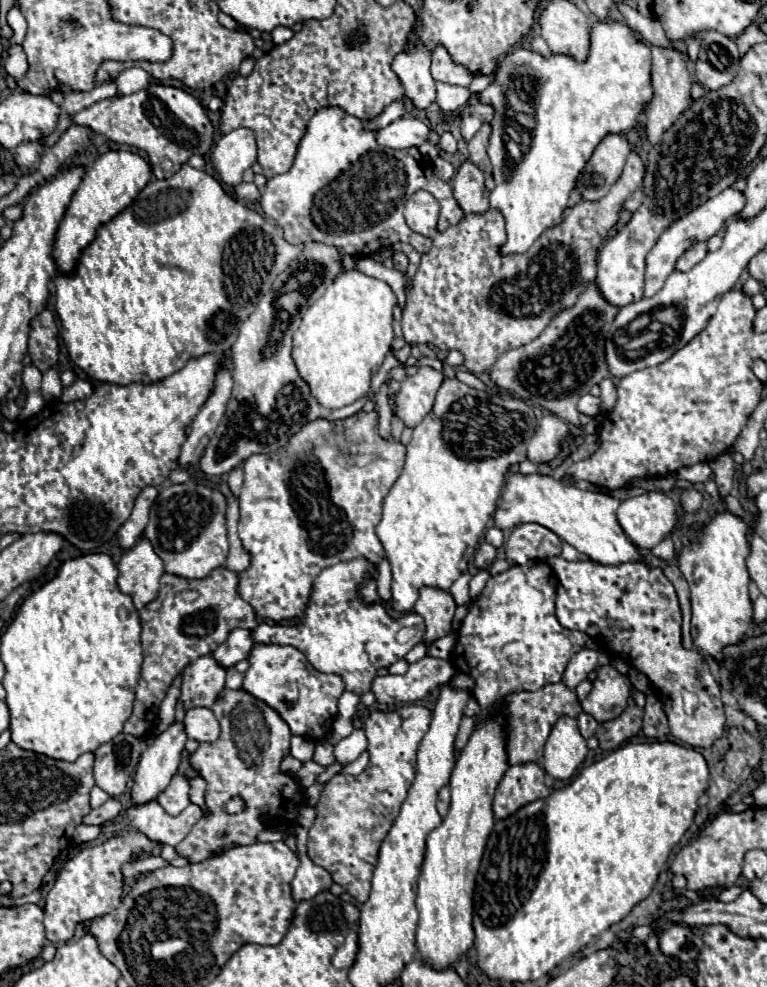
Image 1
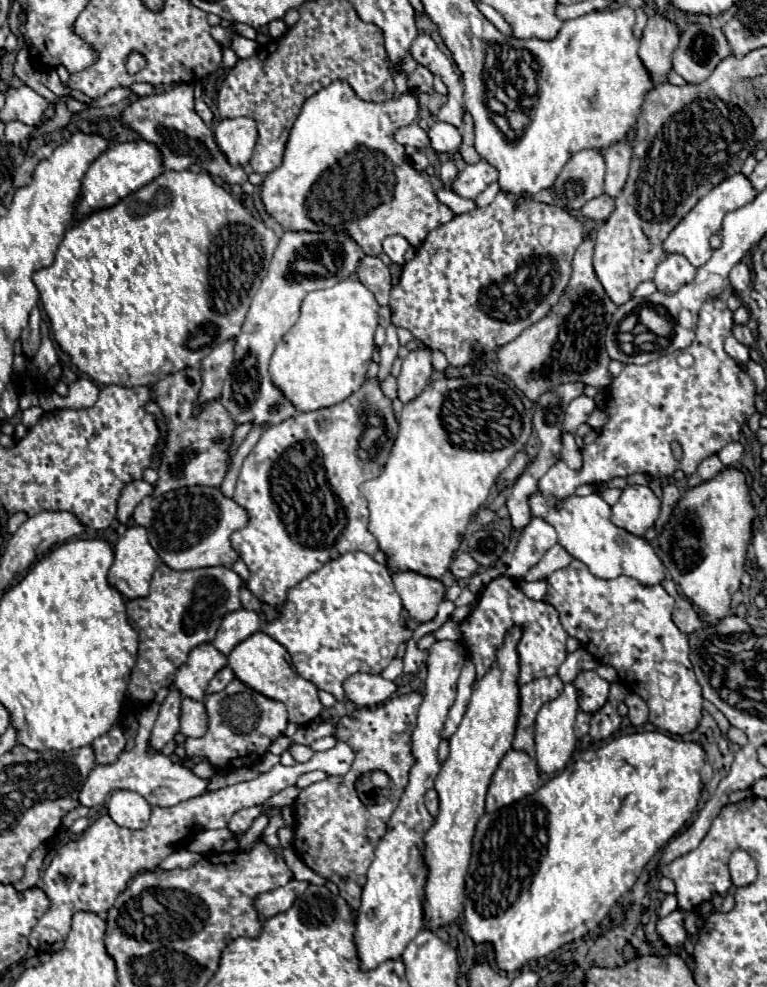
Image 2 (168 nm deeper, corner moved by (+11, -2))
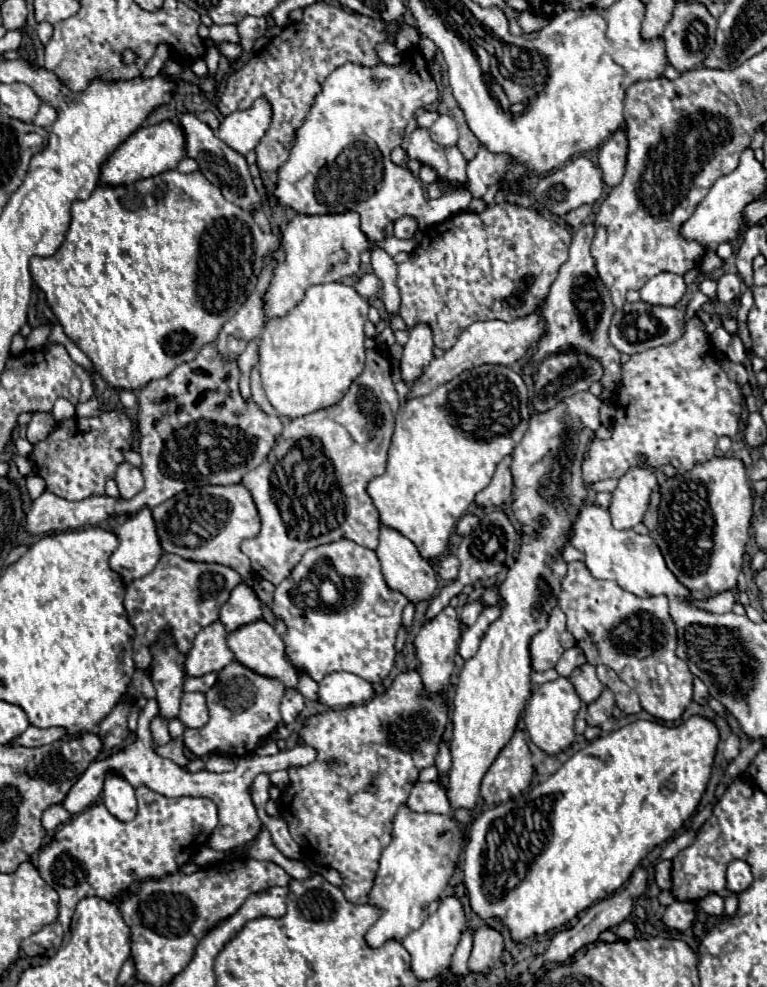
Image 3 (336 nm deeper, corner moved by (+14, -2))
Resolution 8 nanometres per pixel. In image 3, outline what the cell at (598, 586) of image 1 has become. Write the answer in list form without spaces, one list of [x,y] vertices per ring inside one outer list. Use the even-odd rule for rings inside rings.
[[[572,561],[562,579],[558,605],[566,613],[566,629],[574,635],[590,665],[606,665],[632,687],[644,711],[660,721],[676,721],[692,703],[692,673],[682,659],[676,657],[676,625],[668,613],[666,595],[636,597],[614,581],[602,581],[590,575],[582,561]],[[656,659],[664,661],[670,677],[664,687],[656,683]]]

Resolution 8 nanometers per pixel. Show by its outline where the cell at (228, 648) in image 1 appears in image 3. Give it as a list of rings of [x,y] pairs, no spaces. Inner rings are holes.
[[[238,585],[220,611],[220,623],[226,627],[226,633],[232,633],[258,619],[262,619],[260,599],[250,587]]]

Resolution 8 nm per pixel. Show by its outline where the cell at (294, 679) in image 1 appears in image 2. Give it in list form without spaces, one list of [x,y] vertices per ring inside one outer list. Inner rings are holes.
[[[257,631],[251,637],[247,637],[245,641],[235,645],[235,649],[229,653],[229,667],[233,669],[235,677],[239,677],[245,685],[253,687],[255,691],[261,691],[265,697],[283,701],[287,707],[287,713],[289,713],[289,721],[307,725],[321,713],[323,705],[317,697],[317,687],[311,681],[297,675],[293,671],[293,667],[287,663],[287,659],[291,659],[291,657],[281,643],[277,643],[267,633]]]

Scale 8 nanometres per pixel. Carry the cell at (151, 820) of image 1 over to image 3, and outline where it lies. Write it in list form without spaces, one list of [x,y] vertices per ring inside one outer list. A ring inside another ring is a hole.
[[[110,775],[104,783],[104,805],[106,809],[120,821],[130,821],[134,819],[134,815],[138,813],[138,803],[136,803],[136,791],[132,789],[132,785],[118,777],[118,775]]]

